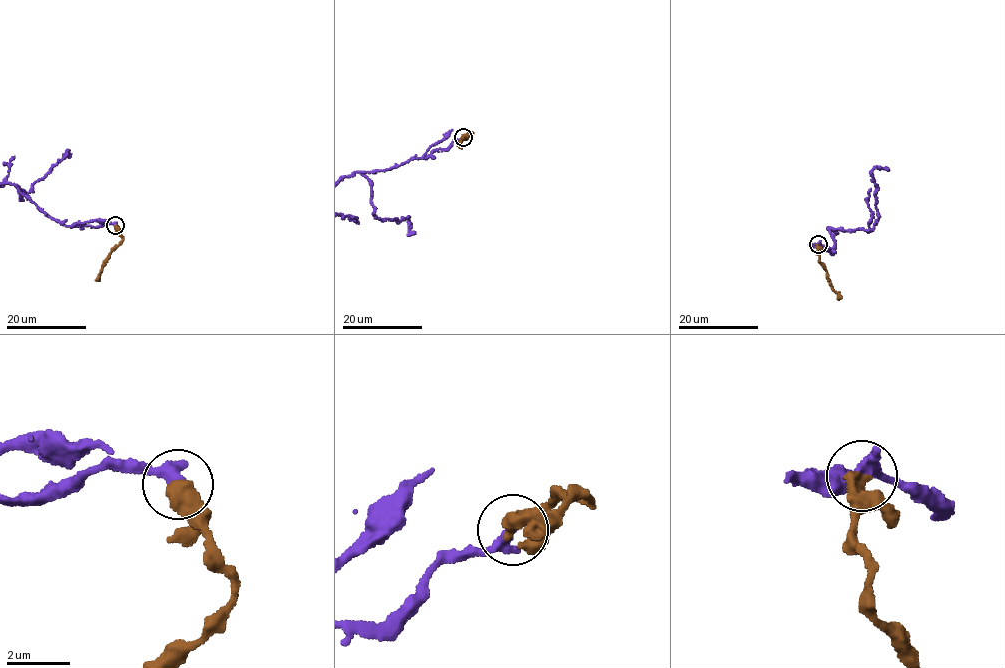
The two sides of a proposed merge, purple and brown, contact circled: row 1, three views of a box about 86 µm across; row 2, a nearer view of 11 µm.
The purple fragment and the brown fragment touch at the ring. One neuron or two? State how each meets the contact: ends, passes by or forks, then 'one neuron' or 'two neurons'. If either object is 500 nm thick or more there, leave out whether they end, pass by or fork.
one neuron

